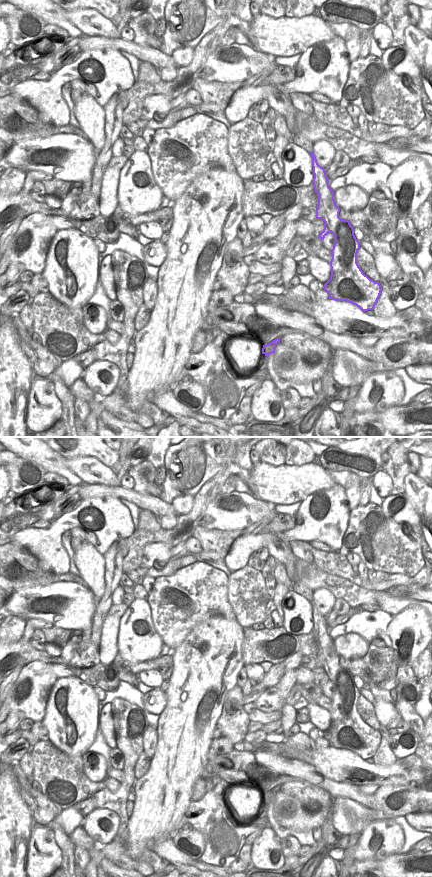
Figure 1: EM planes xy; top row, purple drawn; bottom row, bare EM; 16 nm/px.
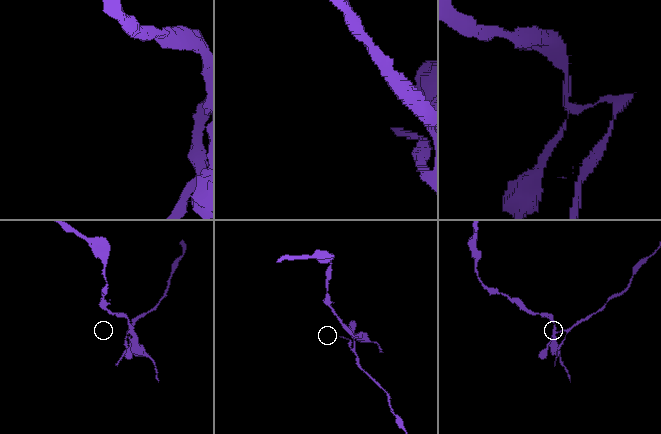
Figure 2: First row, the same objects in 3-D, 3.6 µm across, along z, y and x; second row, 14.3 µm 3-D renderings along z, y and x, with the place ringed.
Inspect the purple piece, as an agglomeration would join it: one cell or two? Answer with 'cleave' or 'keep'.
cleave

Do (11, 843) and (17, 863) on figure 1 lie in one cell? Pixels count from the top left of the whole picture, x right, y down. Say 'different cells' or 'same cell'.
same cell

